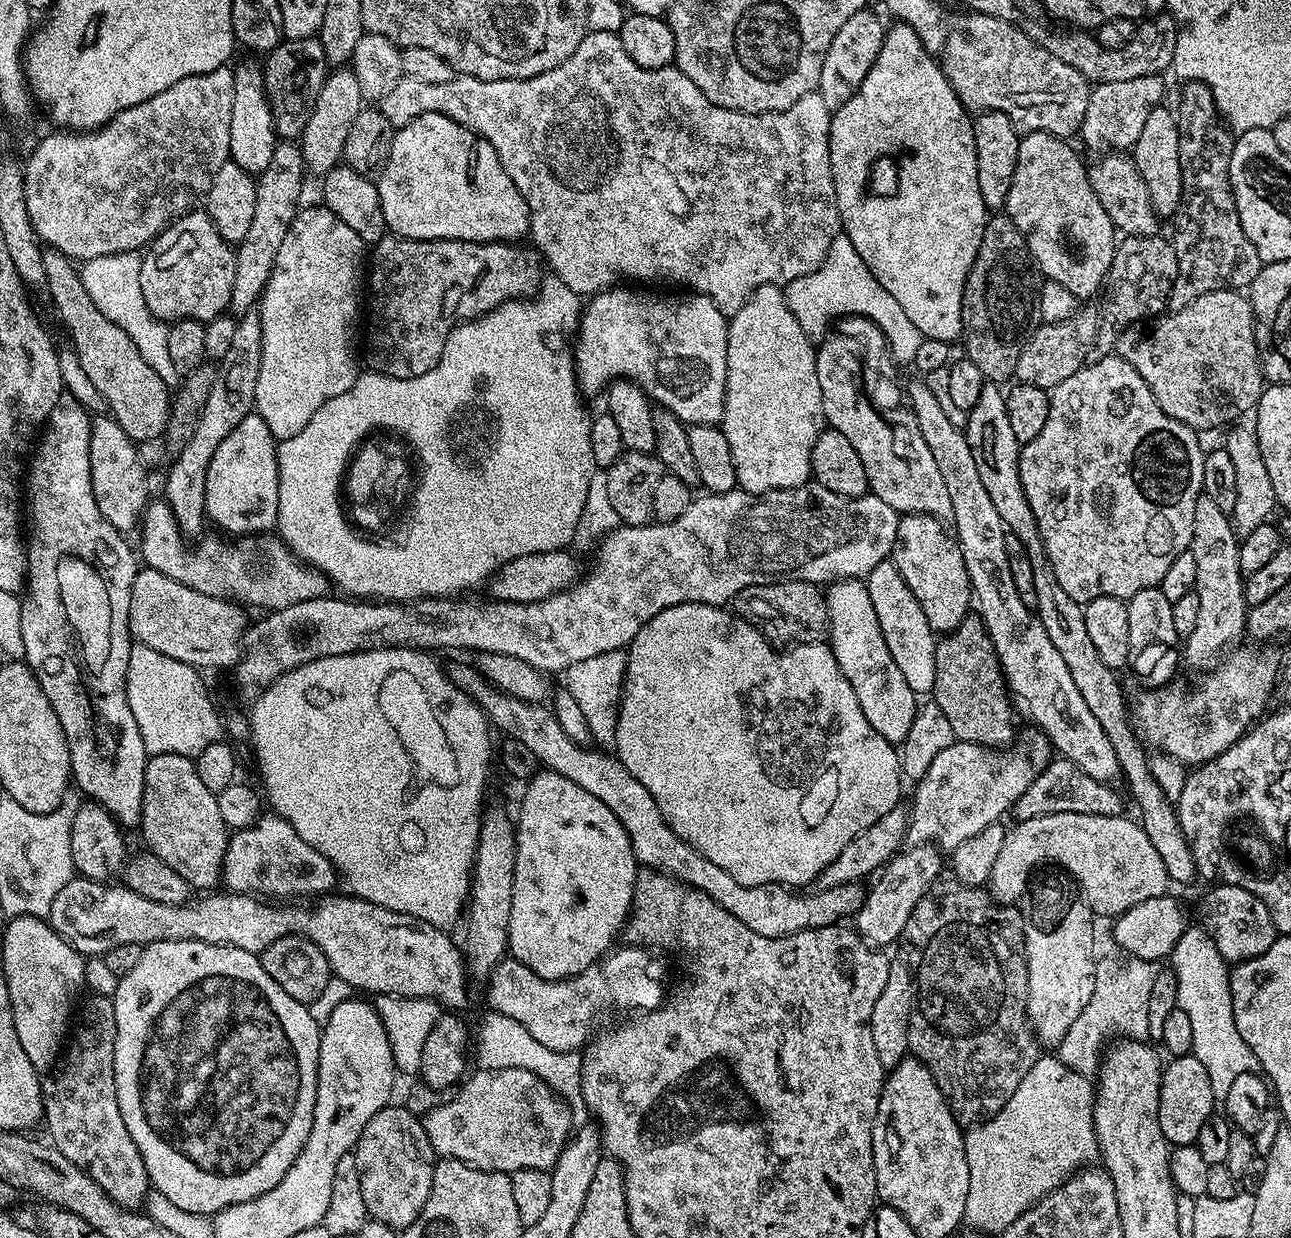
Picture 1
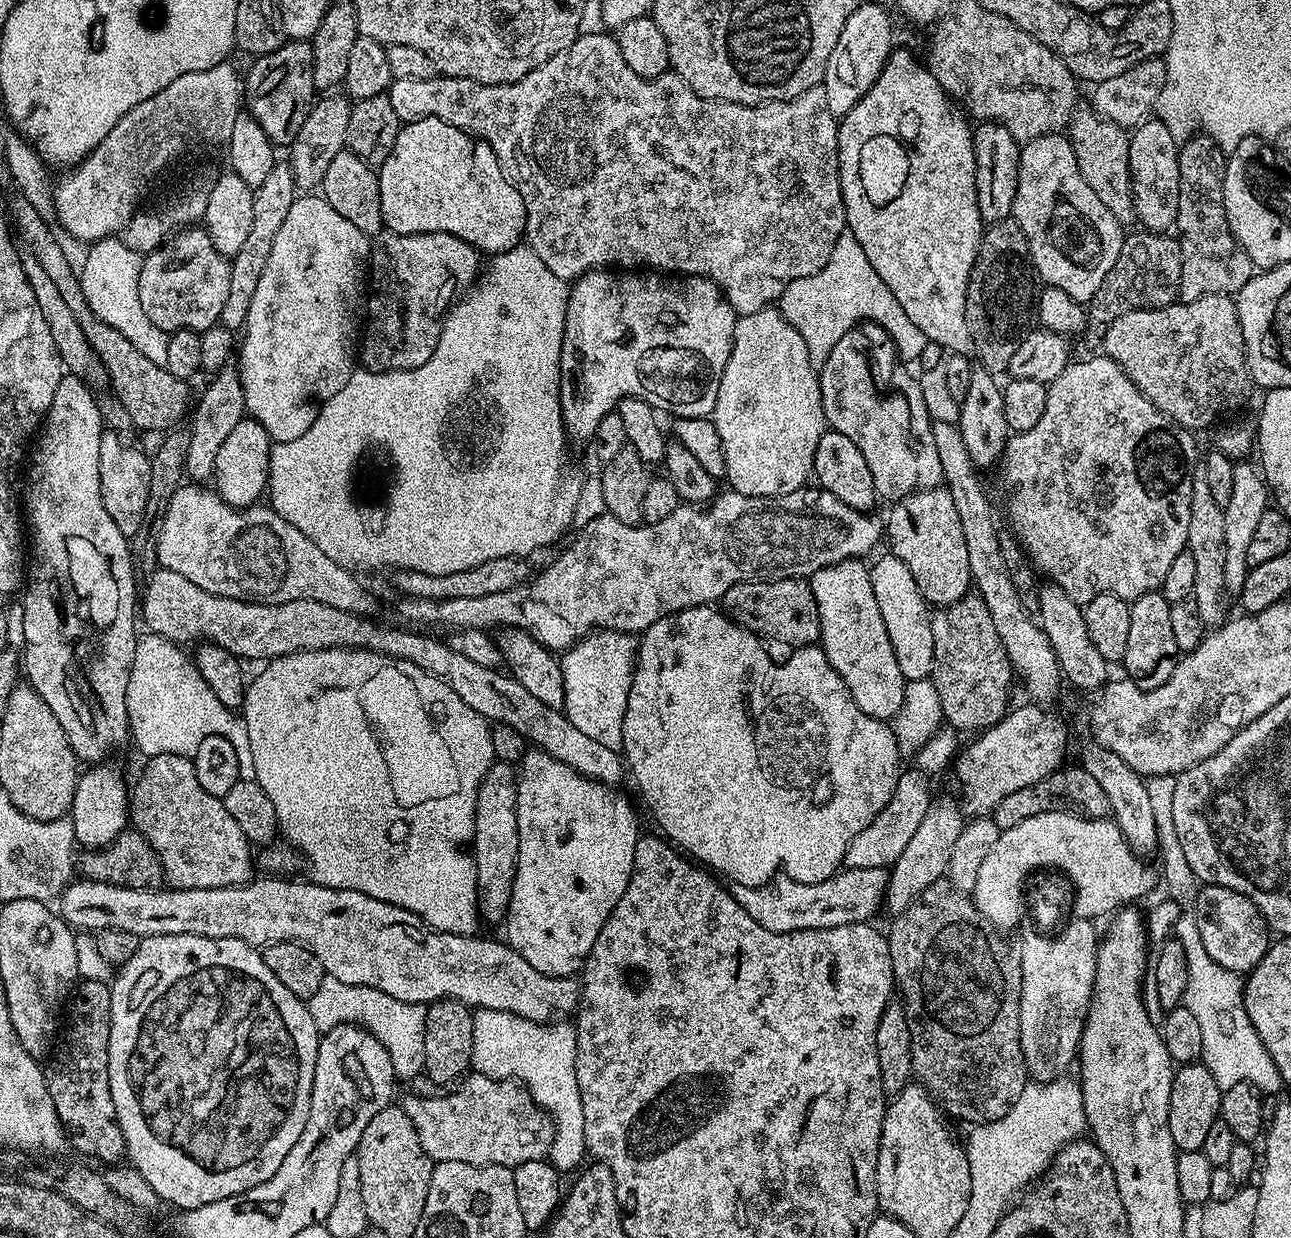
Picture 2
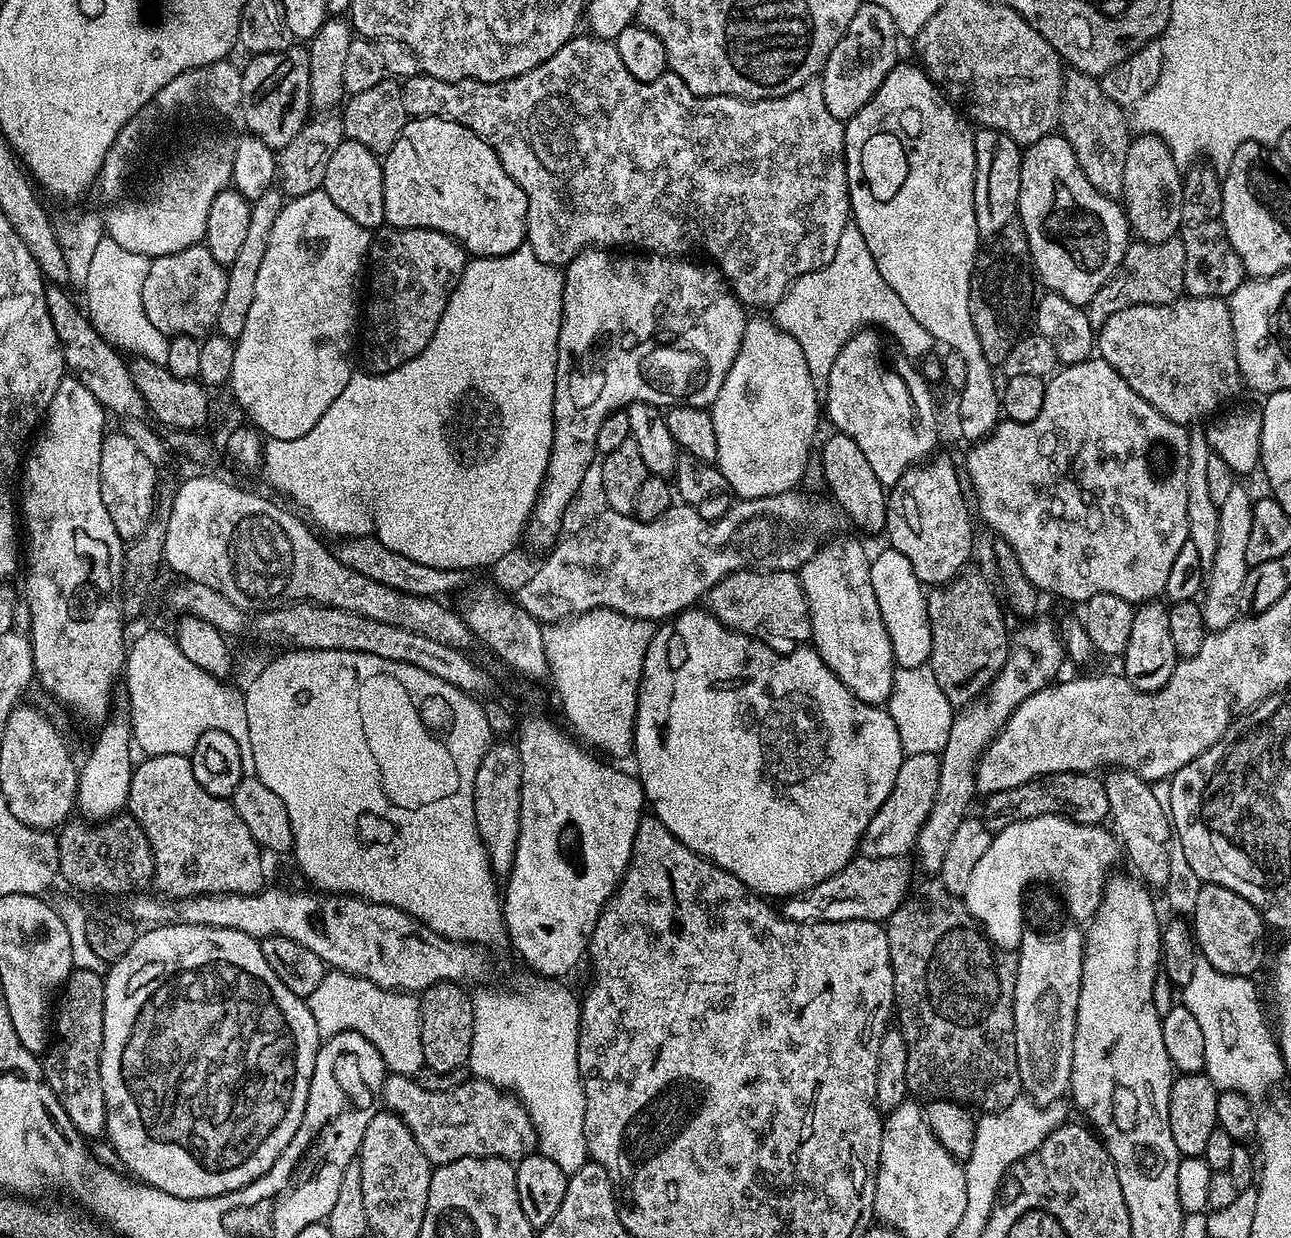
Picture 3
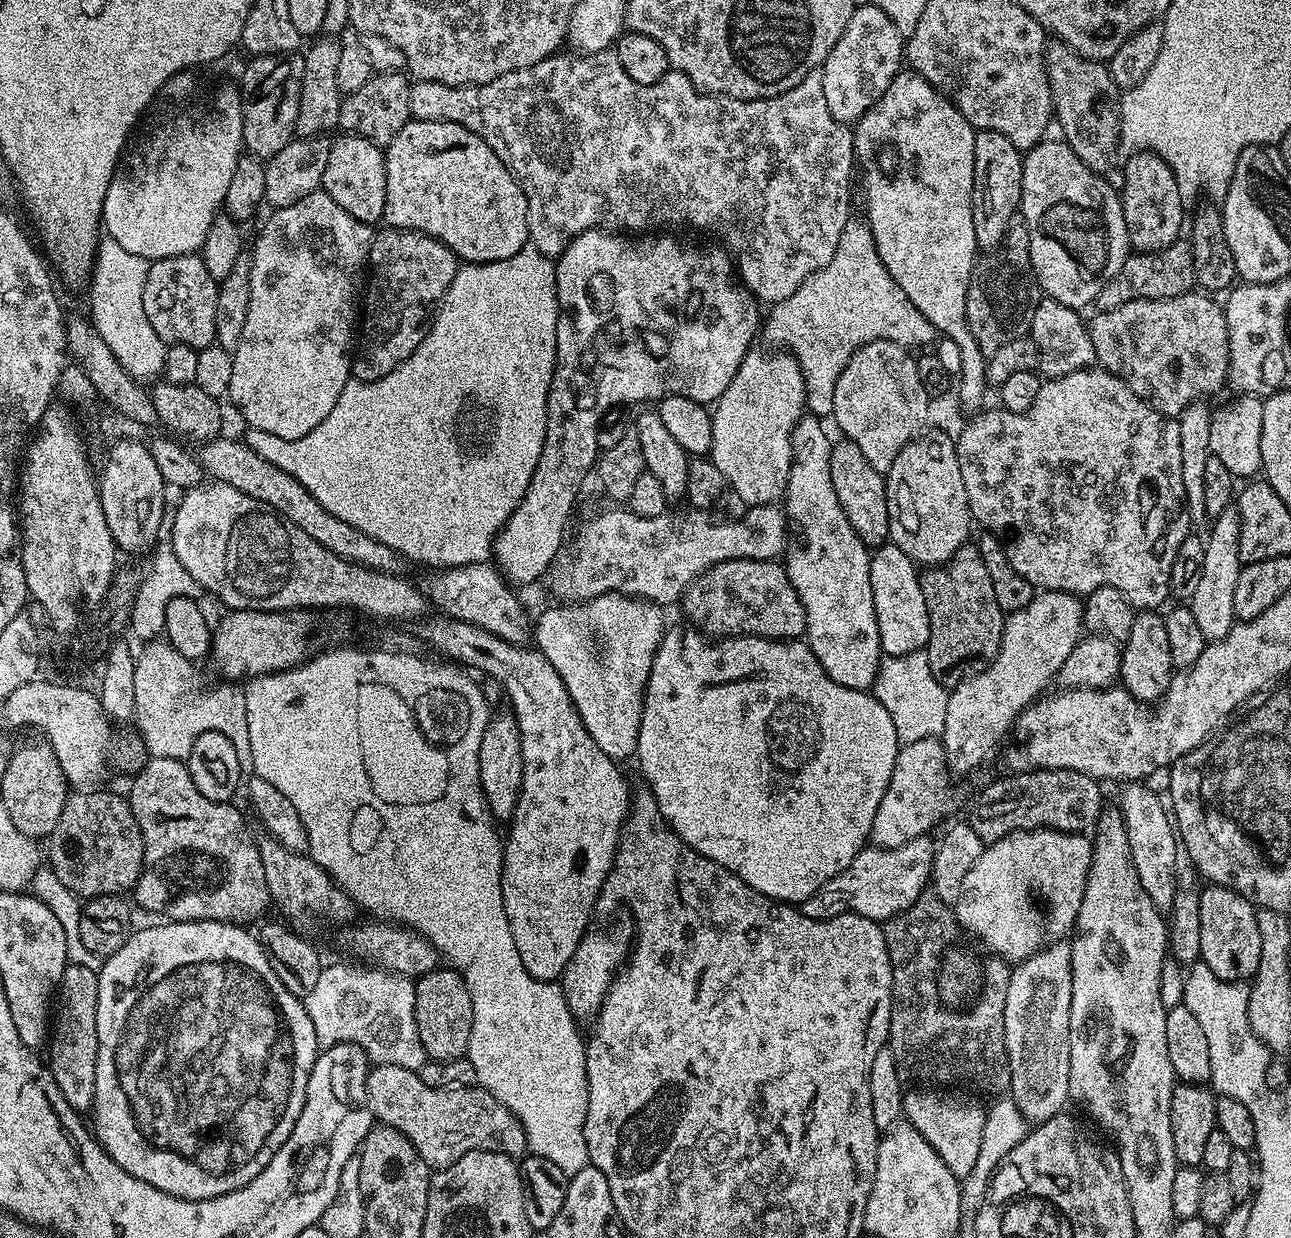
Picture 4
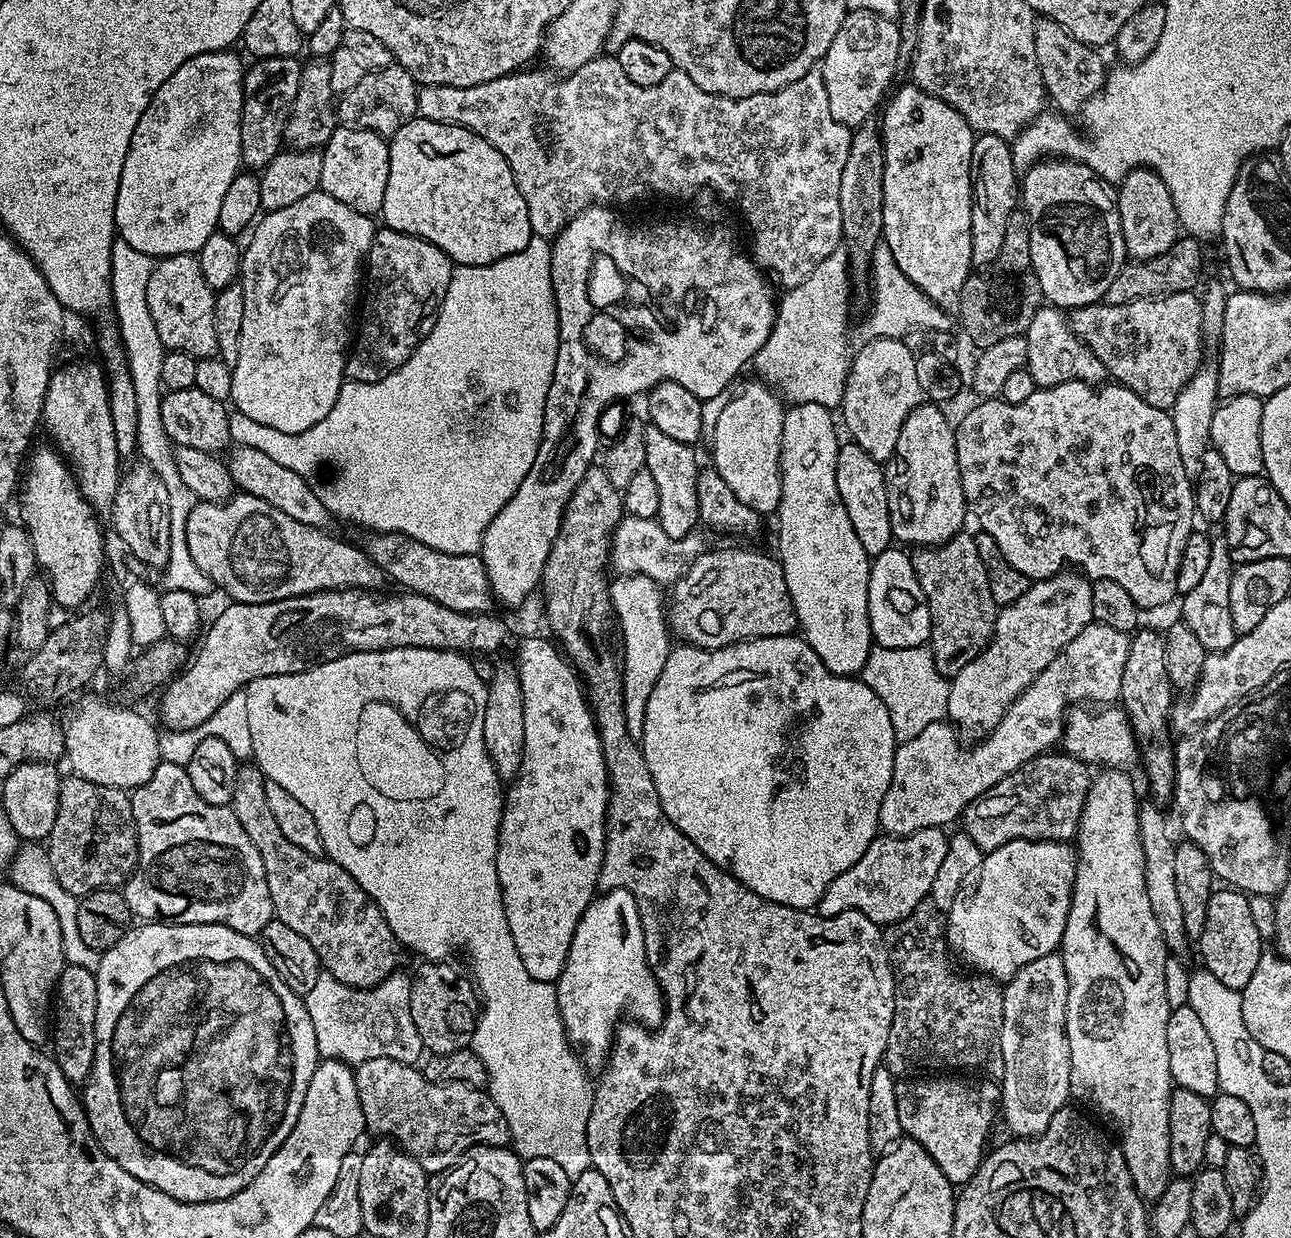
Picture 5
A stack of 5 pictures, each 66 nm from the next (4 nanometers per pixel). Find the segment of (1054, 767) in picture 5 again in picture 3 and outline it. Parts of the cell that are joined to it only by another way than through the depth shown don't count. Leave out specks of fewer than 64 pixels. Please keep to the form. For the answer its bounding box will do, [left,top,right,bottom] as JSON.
[982,772,1109,834]

